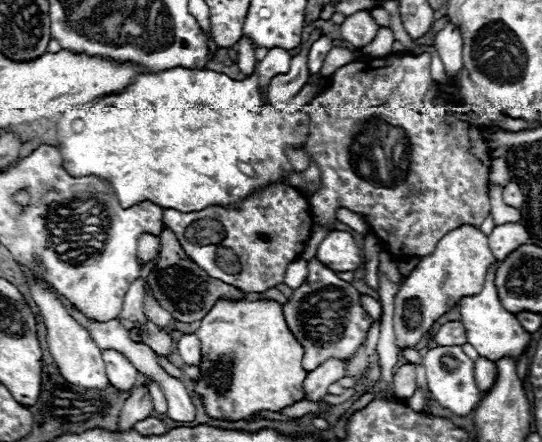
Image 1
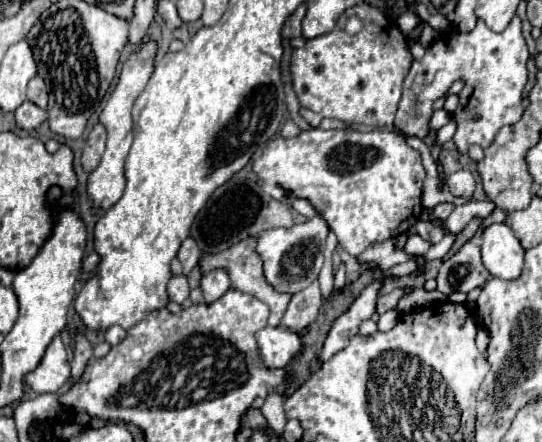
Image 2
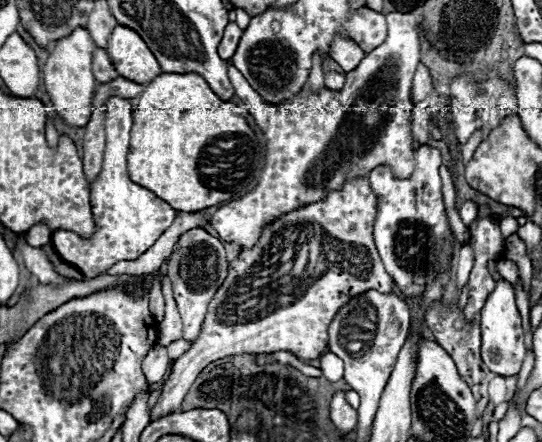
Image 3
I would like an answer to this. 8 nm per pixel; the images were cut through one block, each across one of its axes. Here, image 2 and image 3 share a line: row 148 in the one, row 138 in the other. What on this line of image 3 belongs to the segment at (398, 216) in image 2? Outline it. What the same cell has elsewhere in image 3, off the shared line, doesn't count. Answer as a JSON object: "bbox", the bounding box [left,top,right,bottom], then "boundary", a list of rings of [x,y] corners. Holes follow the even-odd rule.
{"bbox":[210,12,420,250],"boundary":[[[390,12],[386,14],[386,24],[388,24],[386,40],[376,50],[368,52],[356,70],[346,74],[346,84],[342,90],[322,88],[314,92],[306,86],[290,100],[272,104],[272,102],[266,102],[244,80],[244,76],[230,64],[228,76],[232,80],[232,86],[236,88],[236,96],[244,102],[244,106],[254,116],[258,128],[264,134],[266,164],[264,164],[264,170],[260,172],[258,186],[252,192],[242,196],[238,202],[228,202],[220,206],[210,216],[210,224],[214,226],[222,242],[234,242],[240,246],[240,250],[254,248],[260,240],[262,230],[270,222],[274,222],[276,218],[292,210],[306,208],[314,202],[320,202],[334,190],[342,190],[346,182],[356,180],[348,176],[366,176],[376,166],[390,166],[392,174],[402,180],[414,172],[414,150],[420,146],[417,146],[418,142],[414,142],[412,130],[410,130],[410,112],[414,108],[410,90],[412,90],[414,70],[420,62],[420,36],[416,30],[418,20],[412,14]]]}

